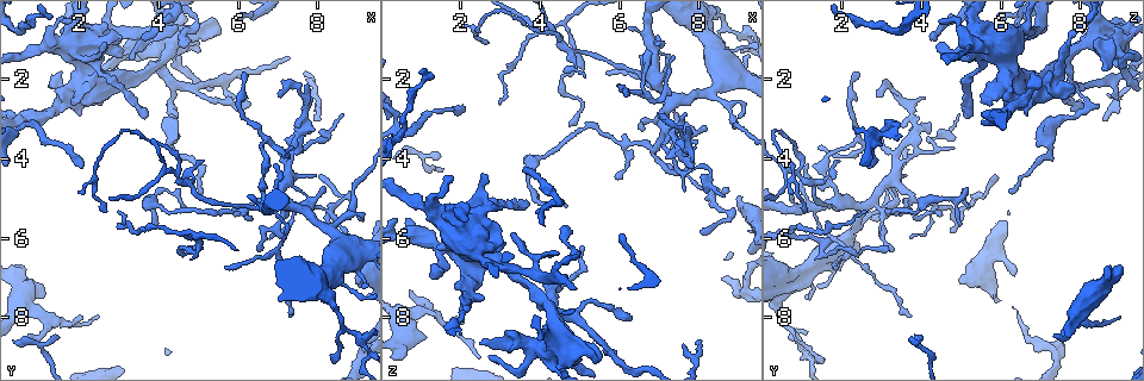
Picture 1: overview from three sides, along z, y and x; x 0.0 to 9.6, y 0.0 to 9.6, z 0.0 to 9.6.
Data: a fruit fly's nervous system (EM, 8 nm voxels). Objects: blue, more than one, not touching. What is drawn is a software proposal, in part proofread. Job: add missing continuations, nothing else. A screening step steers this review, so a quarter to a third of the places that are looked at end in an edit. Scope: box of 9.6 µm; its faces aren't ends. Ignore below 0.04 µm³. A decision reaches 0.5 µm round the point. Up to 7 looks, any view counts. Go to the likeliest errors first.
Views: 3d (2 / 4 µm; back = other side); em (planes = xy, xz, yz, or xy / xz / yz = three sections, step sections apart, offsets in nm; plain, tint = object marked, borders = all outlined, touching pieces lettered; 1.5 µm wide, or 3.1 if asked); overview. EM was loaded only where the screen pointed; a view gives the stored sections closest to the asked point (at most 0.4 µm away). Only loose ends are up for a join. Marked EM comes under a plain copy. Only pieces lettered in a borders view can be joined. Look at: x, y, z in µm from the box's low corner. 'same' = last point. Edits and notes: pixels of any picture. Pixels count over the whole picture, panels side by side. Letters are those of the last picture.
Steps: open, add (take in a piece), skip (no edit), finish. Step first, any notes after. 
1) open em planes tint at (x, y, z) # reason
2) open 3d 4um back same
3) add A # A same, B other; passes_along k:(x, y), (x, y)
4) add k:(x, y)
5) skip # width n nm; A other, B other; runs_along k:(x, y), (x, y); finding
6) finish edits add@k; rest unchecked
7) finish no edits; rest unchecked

open em xz step 8 tint at (2.40, 7.90, 9.00)

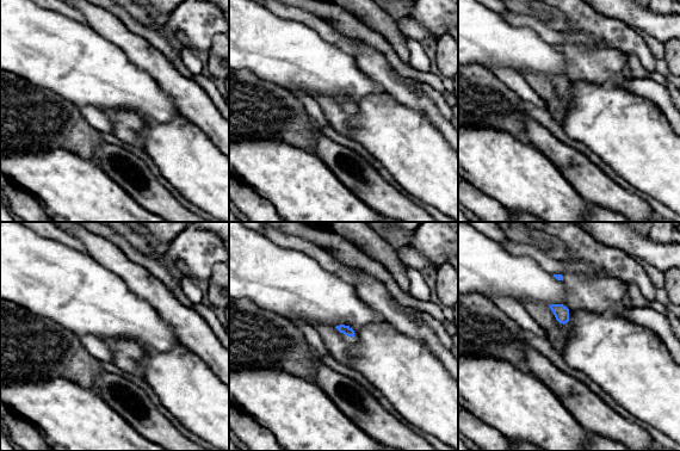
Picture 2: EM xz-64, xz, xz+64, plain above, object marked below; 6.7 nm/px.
open em xz step 8 borders same # see the neighbours

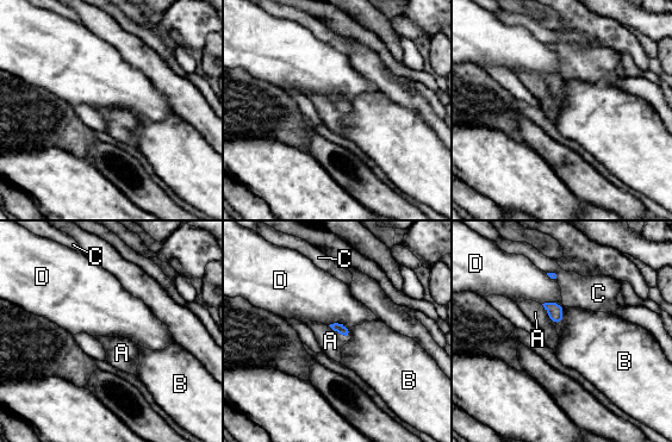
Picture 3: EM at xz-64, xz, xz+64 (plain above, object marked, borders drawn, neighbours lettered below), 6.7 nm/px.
add 3:(330, 341) # longest_contact A 180 nm; A same, B other, C other, D other; passes_along 3:(343, 330), (340, 334), (330, 341); it goes on there

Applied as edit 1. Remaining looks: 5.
open overview

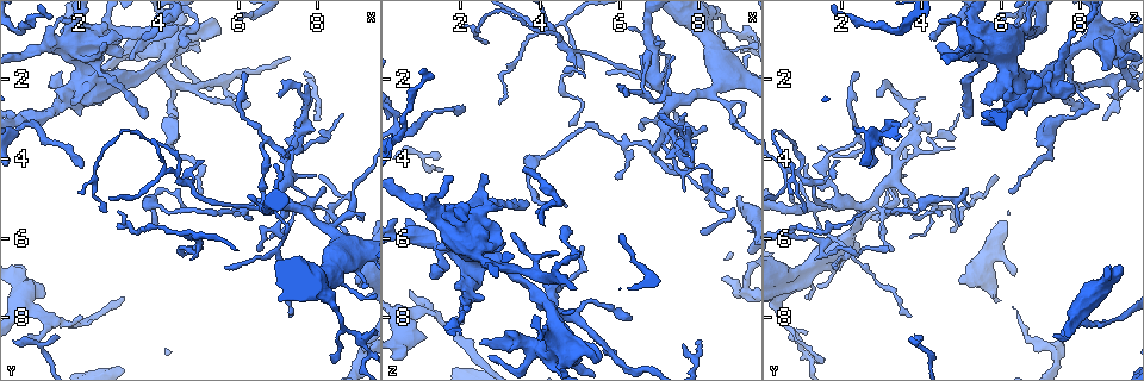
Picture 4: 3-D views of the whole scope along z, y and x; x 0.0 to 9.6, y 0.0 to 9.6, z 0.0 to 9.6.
open em planes borders at (7.00, 2.45, 2.90) # tapers out

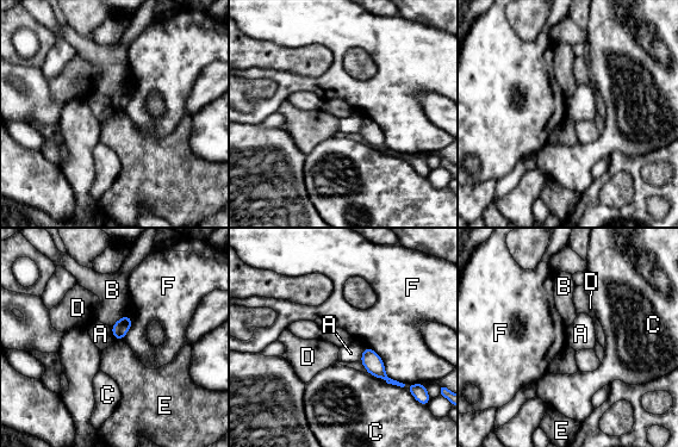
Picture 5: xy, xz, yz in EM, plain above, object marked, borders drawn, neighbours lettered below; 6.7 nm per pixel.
skip # A other, B other, C other, D other, E other, F other; no lettered piece goes on from it

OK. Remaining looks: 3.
open em xz step 4 borders at (6.00, 2.50, 8.80) # thin end

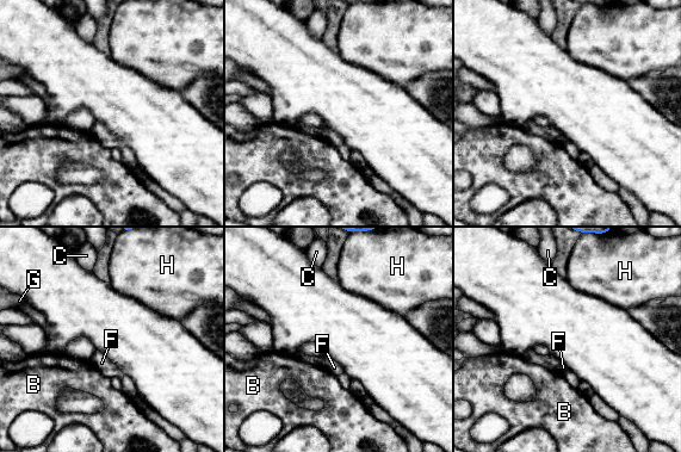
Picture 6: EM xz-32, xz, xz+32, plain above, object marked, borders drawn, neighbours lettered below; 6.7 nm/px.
open em planes borders same

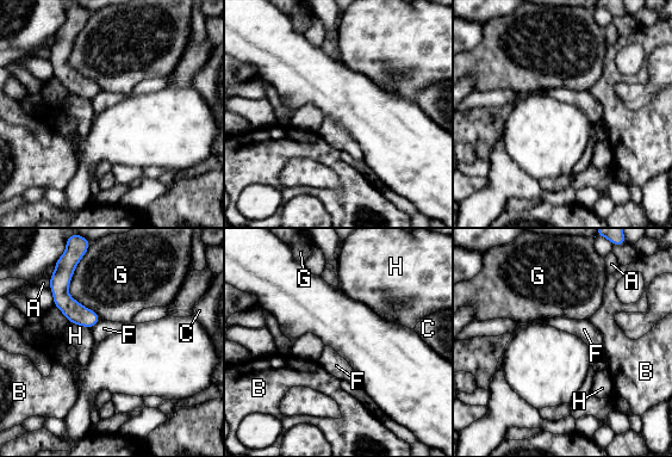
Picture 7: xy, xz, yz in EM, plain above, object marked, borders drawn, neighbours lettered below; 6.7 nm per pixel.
skip # width 90 nm; A other, B other, C other, F other, G other, H other; border 7:(100, 319), (91, 328); no lettered piece goes on from it

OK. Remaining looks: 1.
finish edits add@3; rest unchecked

